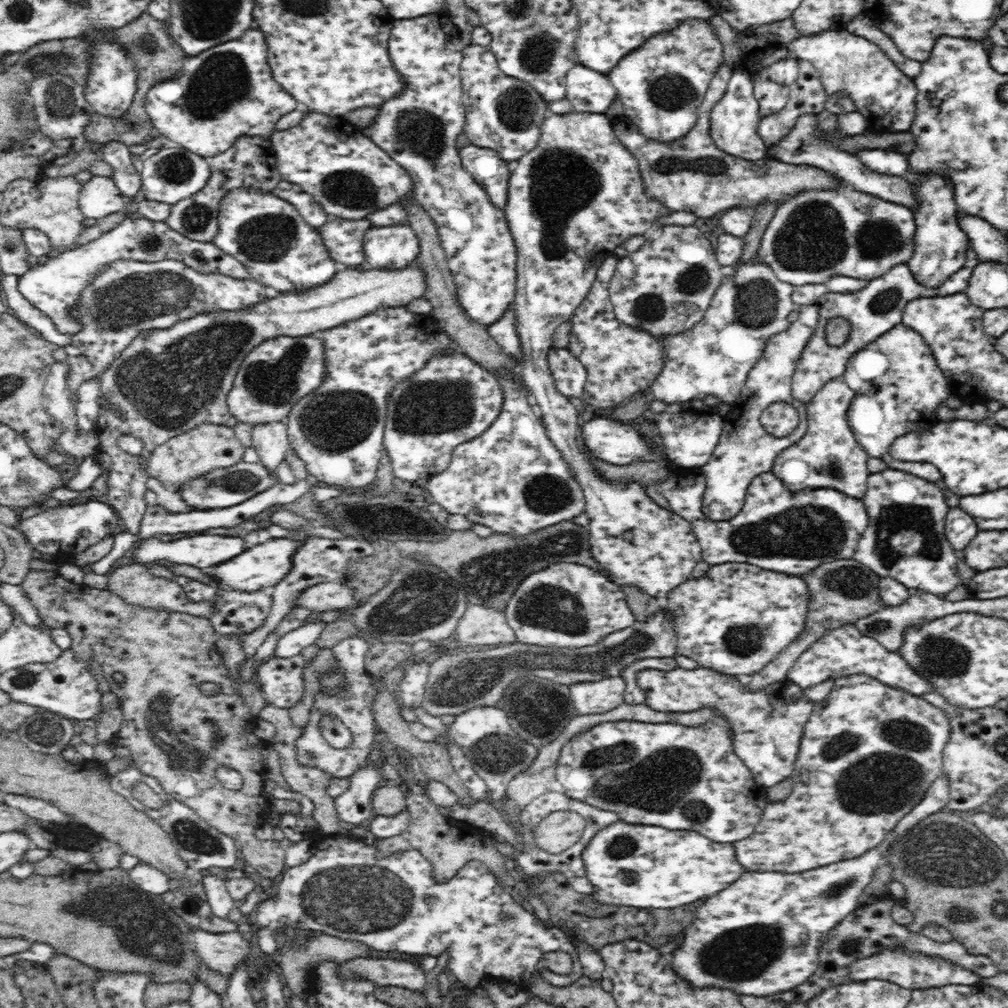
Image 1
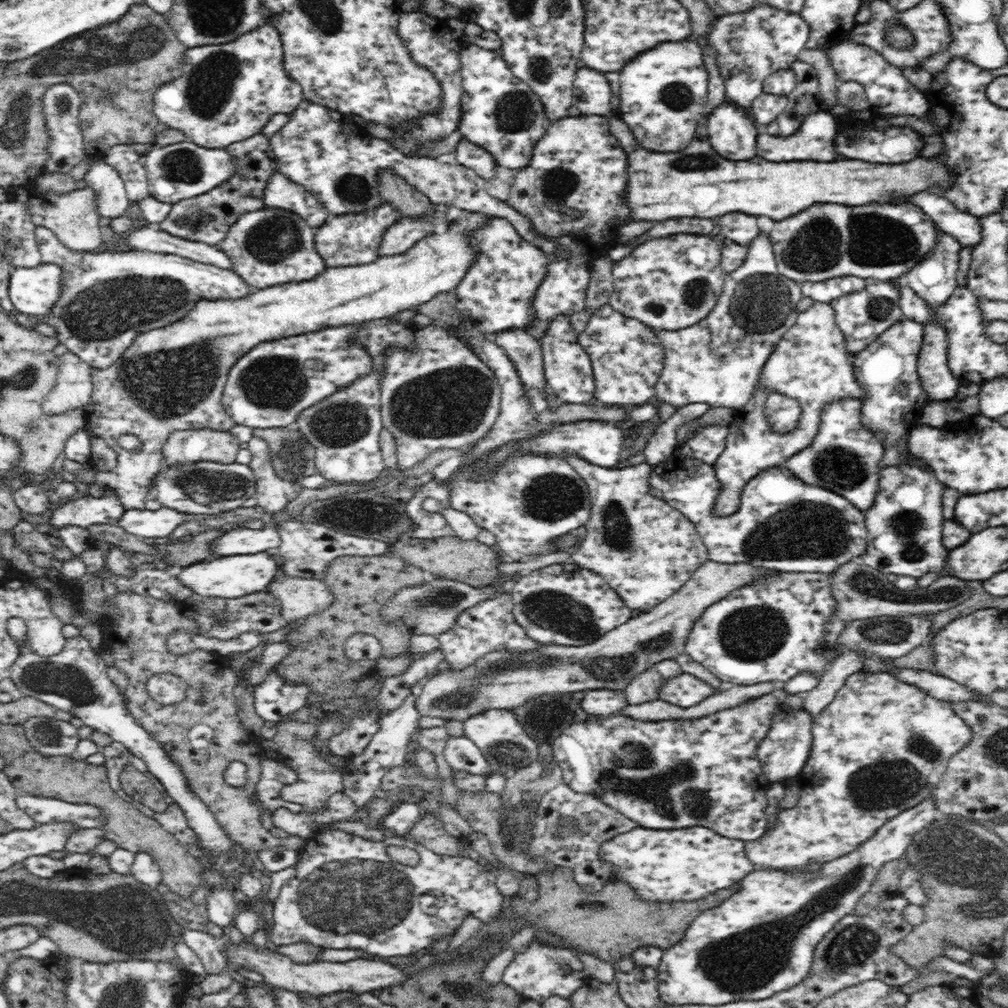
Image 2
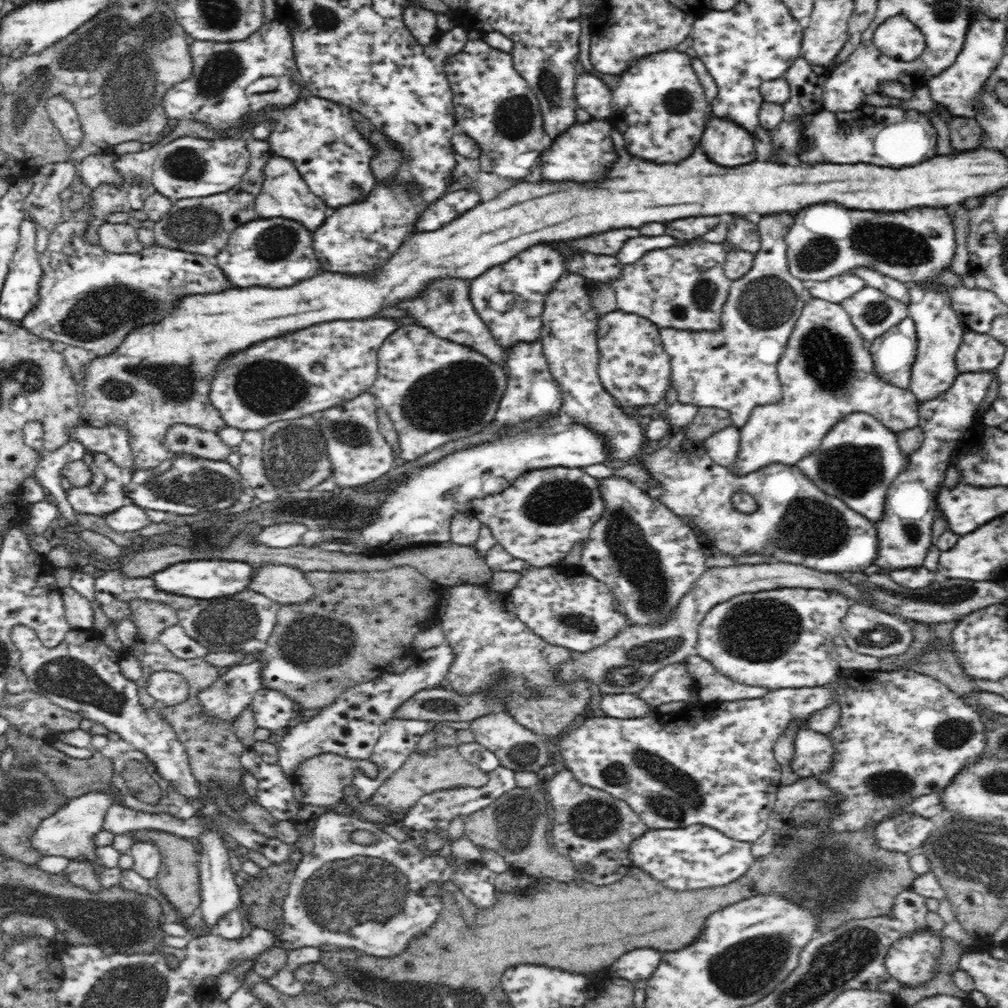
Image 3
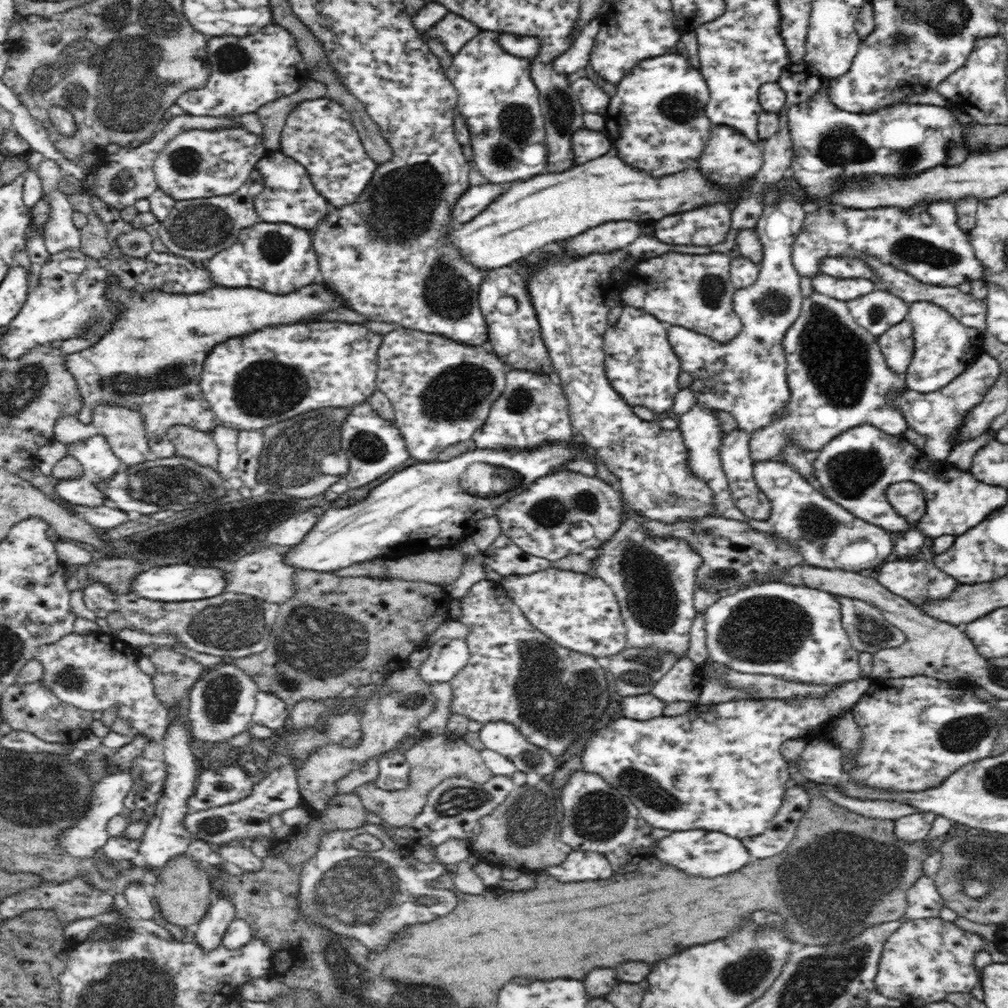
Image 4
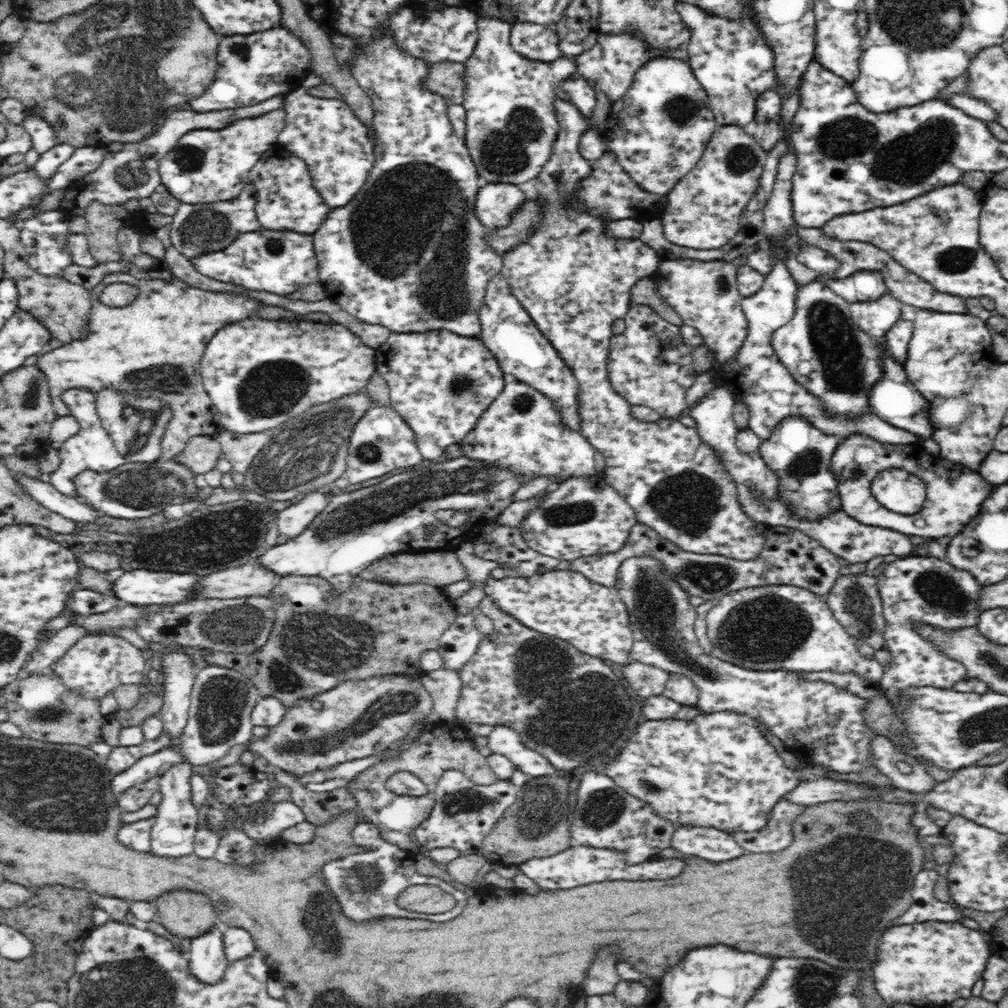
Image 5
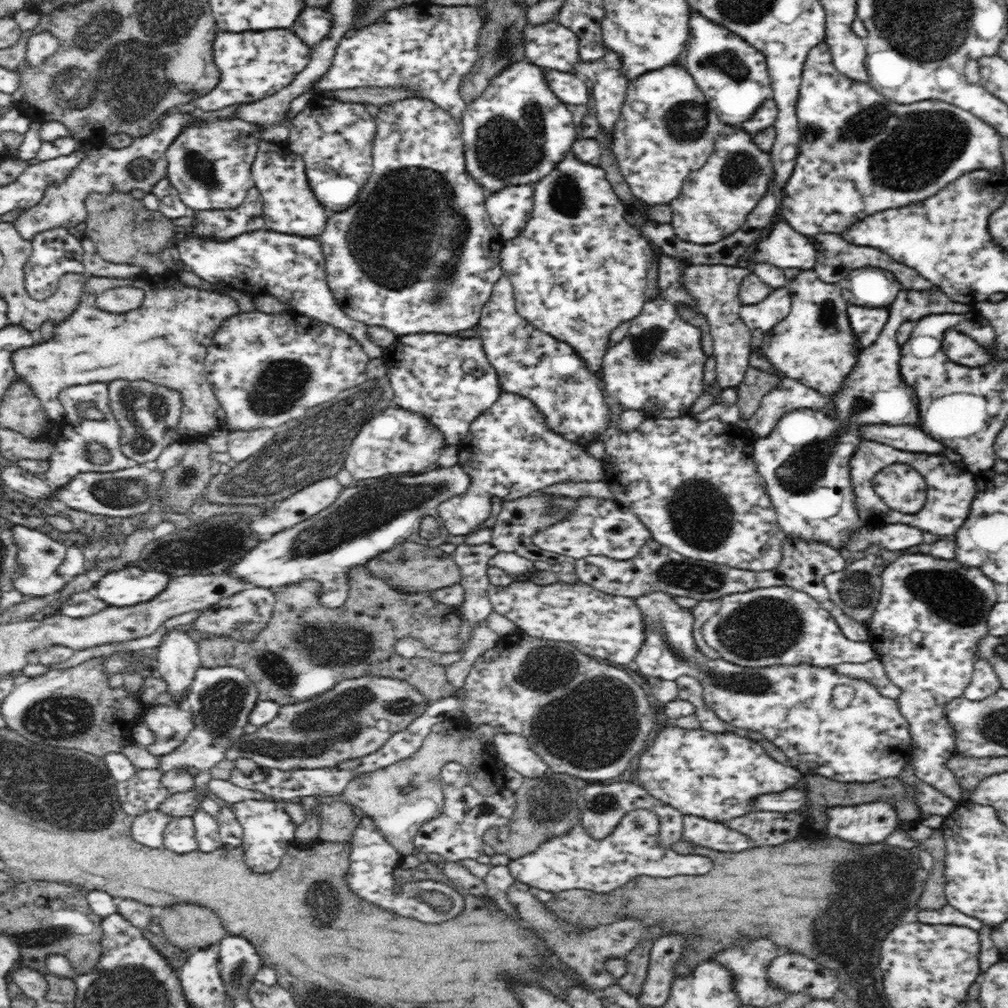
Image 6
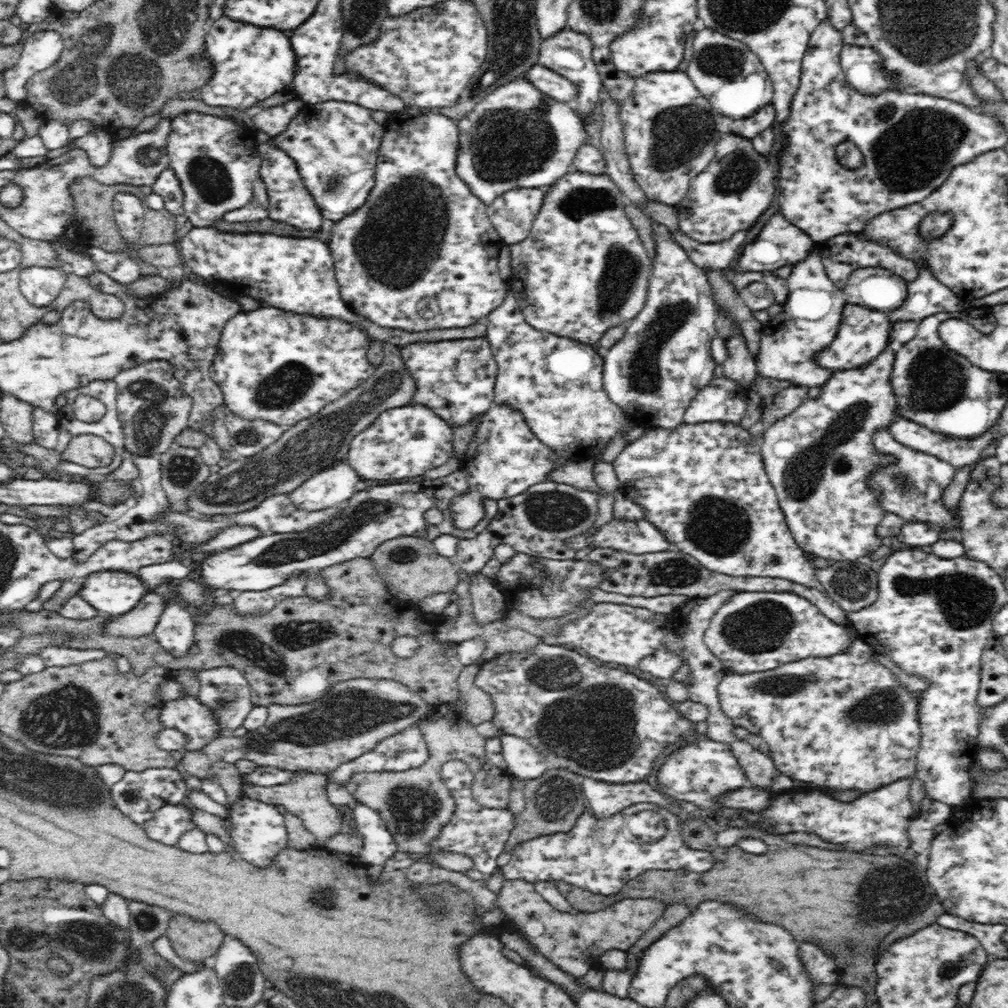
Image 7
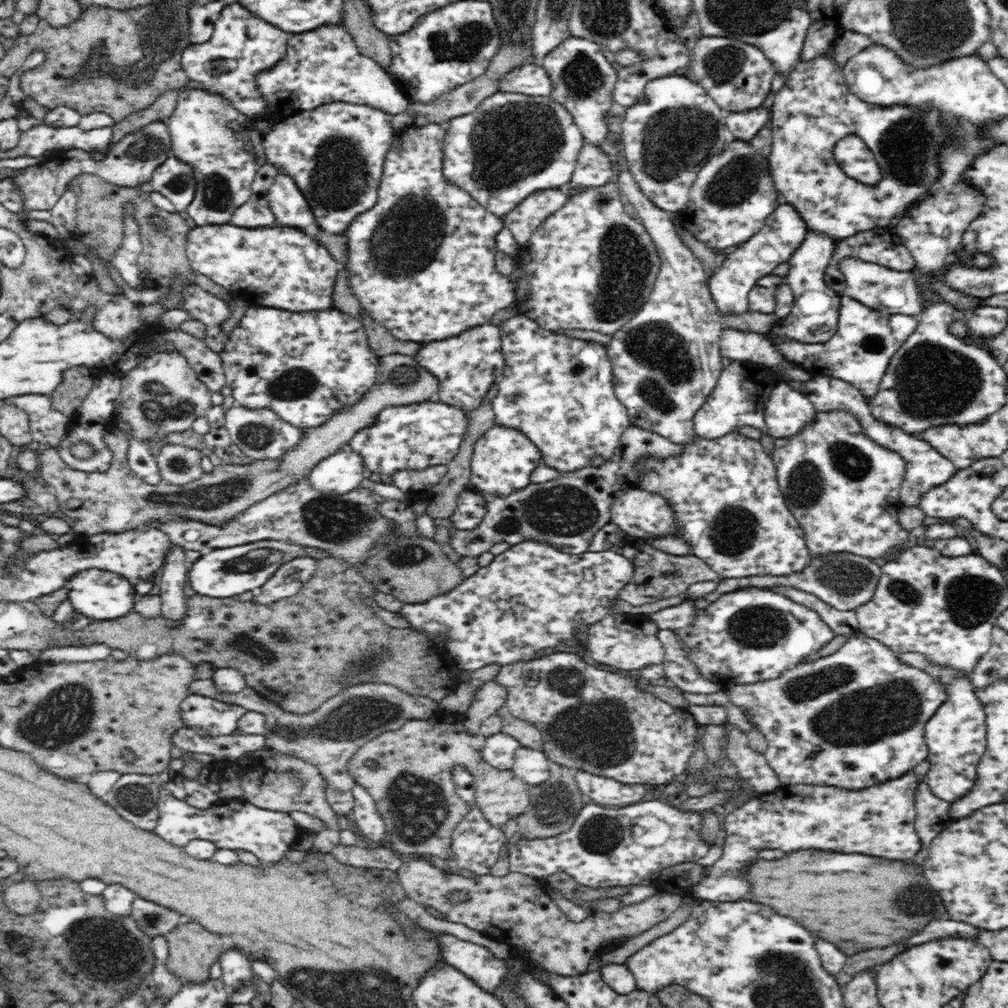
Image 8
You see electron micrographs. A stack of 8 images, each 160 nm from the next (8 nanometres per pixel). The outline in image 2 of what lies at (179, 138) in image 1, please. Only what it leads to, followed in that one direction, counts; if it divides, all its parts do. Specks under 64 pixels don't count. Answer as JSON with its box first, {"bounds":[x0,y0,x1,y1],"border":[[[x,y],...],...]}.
{"bounds":[153,22,303,149],"border":[[[263,22],[233,42],[190,48],[184,51],[184,74],[172,82],[160,85],[153,95],[153,114],[157,122],[168,129],[184,133],[188,142],[209,149],[225,149],[227,146],[261,133],[274,114],[292,114],[303,102],[300,85],[289,80],[283,66],[283,49],[280,33]]]}

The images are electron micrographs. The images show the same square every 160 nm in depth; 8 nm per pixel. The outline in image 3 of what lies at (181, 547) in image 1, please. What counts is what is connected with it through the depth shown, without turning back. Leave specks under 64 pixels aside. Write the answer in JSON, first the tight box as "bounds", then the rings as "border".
{"bounds":[253,524,308,548],"border":[[[276,524],[264,527],[264,530],[254,536],[253,543],[267,548],[288,548],[300,545],[308,528],[302,524]]]}

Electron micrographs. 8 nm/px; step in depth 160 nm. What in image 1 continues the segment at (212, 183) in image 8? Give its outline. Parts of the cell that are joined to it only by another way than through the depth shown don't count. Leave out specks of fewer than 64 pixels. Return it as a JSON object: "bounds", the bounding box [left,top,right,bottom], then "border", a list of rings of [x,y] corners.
{"bounds":[141,146,210,205],"border":[[[181,146],[160,148],[158,153],[146,159],[141,174],[141,190],[148,200],[169,205],[200,192],[210,179],[210,168],[207,159],[194,154]]]}

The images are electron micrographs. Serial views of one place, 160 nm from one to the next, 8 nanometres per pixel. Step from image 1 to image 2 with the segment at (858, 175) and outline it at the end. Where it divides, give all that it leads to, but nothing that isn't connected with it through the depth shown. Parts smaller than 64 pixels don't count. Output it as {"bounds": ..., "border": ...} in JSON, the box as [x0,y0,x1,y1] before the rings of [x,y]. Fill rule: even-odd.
{"bounds":[757,110,982,247],"border":[[[821,110],[817,113],[806,115],[800,120],[801,126],[791,134],[788,138],[775,137],[766,134],[763,128],[760,128],[759,135],[757,136],[757,149],[758,154],[768,160],[769,162],[800,162],[802,160],[816,160],[816,162],[836,162],[842,156],[836,152],[834,146],[834,138],[837,133],[836,123],[834,117],[830,113]],[[920,192],[898,202],[919,206],[928,215],[932,225],[954,236],[963,247],[977,245],[982,240],[979,217],[958,210],[944,197],[932,192]]]}

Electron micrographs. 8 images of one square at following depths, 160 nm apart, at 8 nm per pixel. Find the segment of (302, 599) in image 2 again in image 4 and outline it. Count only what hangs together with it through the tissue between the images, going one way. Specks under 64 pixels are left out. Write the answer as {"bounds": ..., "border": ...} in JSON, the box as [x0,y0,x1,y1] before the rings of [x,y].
{"bounds":[226,550,298,605],"border":[[[260,550],[254,554],[240,556],[240,560],[236,561],[228,573],[226,592],[248,594],[261,602],[281,605],[296,596],[298,592],[295,569],[286,561],[285,556],[281,556],[274,550]]]}

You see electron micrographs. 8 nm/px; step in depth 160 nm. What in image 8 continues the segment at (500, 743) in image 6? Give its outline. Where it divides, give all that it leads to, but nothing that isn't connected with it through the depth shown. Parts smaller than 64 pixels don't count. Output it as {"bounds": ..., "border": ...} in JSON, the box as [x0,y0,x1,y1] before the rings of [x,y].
{"bounds":[512,746,551,786],"border":[[[518,746],[512,758],[512,770],[528,786],[540,785],[549,776],[551,763],[548,757],[540,750],[527,746]]]}

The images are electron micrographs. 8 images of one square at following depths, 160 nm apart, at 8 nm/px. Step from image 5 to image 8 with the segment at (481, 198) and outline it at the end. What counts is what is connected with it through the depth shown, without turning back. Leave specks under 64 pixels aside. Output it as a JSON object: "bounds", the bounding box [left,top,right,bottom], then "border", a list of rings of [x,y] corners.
{"bounds":[499,188,566,244],"border":[[[561,188],[532,192],[530,196],[520,200],[516,208],[512,208],[508,214],[500,216],[499,219],[504,223],[504,227],[511,230],[518,244],[526,243],[546,216],[564,206],[566,196],[566,189]]]}

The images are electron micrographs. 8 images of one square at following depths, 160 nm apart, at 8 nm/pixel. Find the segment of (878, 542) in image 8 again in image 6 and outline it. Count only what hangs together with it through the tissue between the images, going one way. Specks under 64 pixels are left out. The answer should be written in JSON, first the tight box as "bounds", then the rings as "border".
{"bounds":[754,288,970,550],"border":[[[938,288],[932,292],[902,289],[889,308],[887,323],[878,340],[862,350],[843,389],[831,397],[837,406],[835,417],[808,408],[787,412],[767,437],[754,441],[757,470],[777,513],[778,525],[787,537],[824,543],[841,550],[856,529],[865,527],[854,506],[848,471],[852,454],[863,440],[858,428],[864,424],[921,424],[918,397],[900,372],[901,348],[896,341],[899,326],[940,312],[970,312],[970,304],[952,302]]]}

